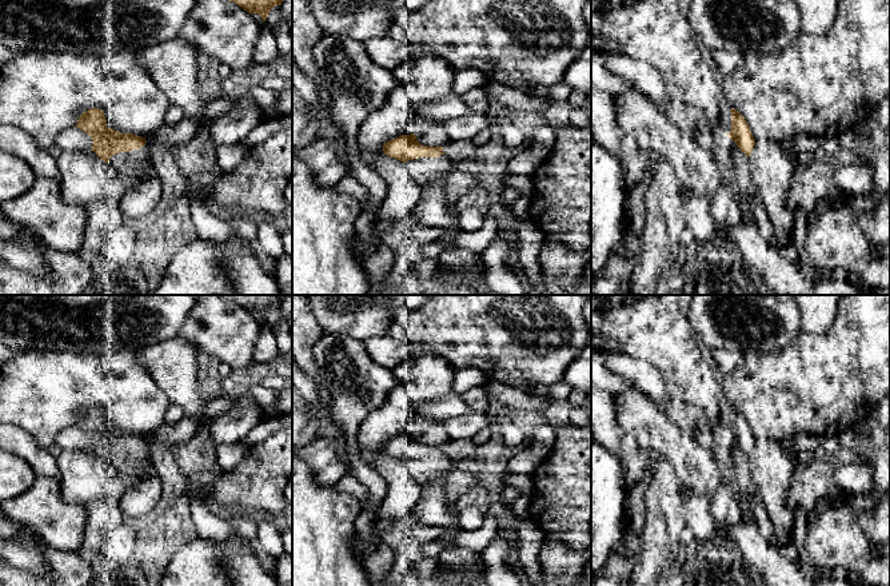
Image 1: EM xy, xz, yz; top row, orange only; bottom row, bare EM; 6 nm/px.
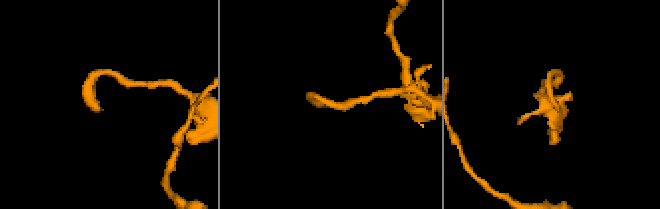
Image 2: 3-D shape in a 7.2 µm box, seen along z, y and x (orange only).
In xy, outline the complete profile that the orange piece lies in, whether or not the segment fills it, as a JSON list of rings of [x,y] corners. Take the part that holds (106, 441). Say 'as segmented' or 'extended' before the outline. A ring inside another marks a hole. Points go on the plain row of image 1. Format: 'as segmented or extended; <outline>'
extended; [[[99,407],[83,411],[75,426],[91,435],[91,450],[111,465],[125,490],[139,486],[144,466],[151,461],[145,436],[108,427],[104,411]]]

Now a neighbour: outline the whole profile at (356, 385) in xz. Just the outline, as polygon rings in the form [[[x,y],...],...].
[[[344,334],[323,335],[312,352],[330,392],[330,416],[352,439],[367,415],[387,400],[398,378],[371,359],[364,340]]]

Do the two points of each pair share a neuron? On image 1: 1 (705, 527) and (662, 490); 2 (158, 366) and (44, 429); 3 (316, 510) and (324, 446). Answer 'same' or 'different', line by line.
1: different
2: different
3: different

